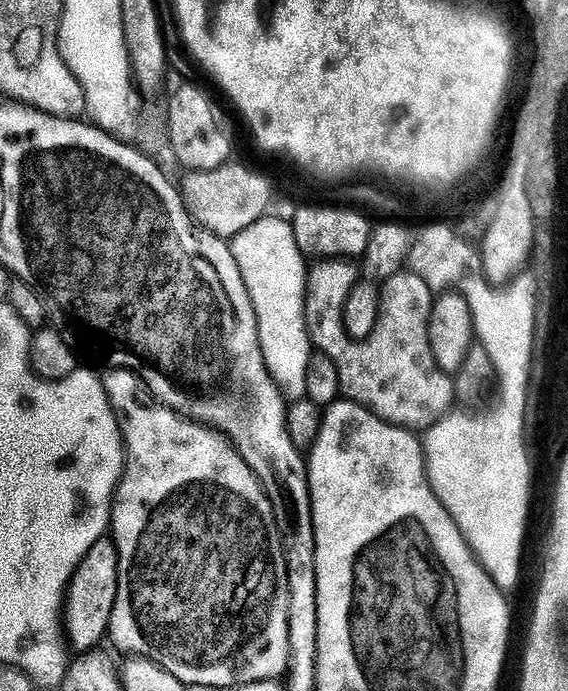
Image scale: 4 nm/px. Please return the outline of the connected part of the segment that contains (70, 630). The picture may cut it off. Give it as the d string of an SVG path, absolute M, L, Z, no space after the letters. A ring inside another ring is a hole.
M111 539L99 540L90 552L80 560L64 592L62 624L68 634L74 652L83 654L93 651L107 637L114 602L117 601L117 552Z

